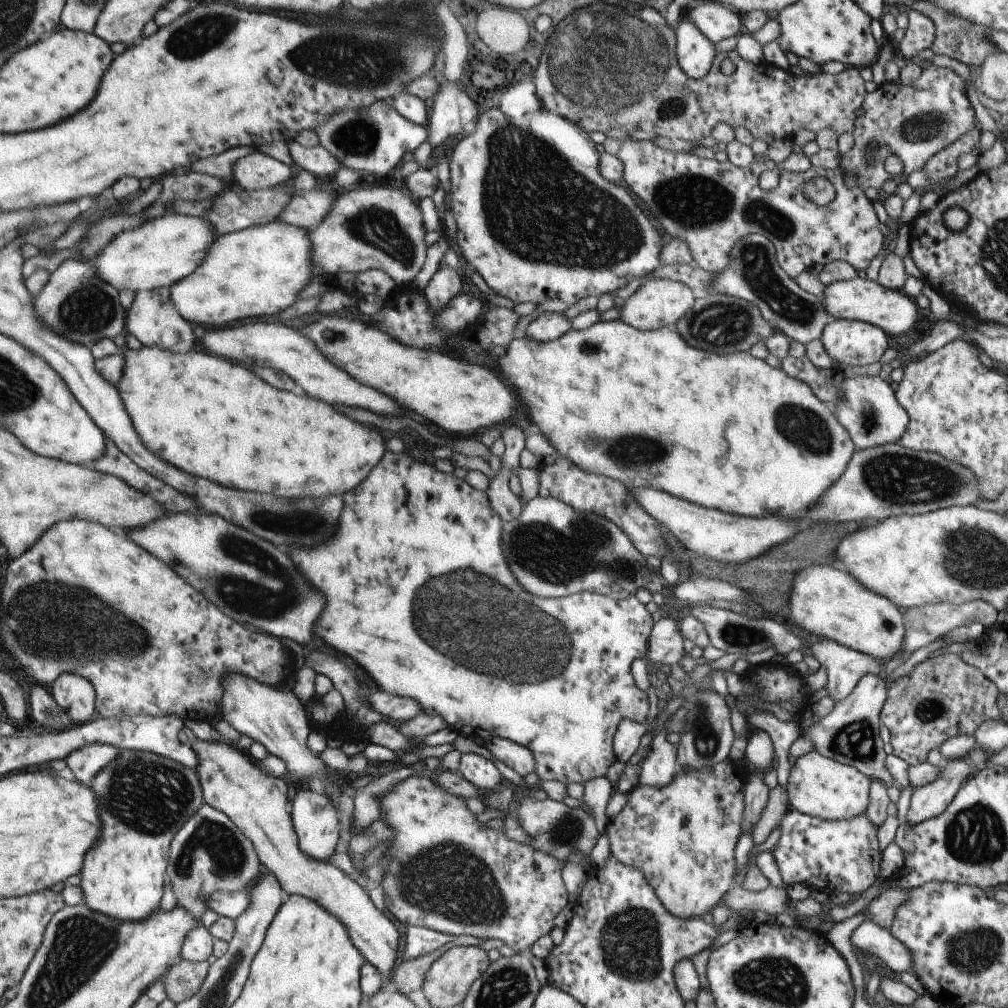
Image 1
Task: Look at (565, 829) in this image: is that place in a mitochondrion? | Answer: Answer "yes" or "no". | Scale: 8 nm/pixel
yes

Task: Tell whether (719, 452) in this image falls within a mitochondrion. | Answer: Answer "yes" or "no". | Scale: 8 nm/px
no

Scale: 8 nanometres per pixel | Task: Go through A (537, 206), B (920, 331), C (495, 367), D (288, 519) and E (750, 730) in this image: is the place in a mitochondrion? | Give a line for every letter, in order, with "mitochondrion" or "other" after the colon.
A: mitochondrion
B: other
C: other
D: mitochondrion
E: other

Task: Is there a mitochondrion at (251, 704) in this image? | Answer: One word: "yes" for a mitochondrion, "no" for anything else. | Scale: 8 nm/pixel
no

